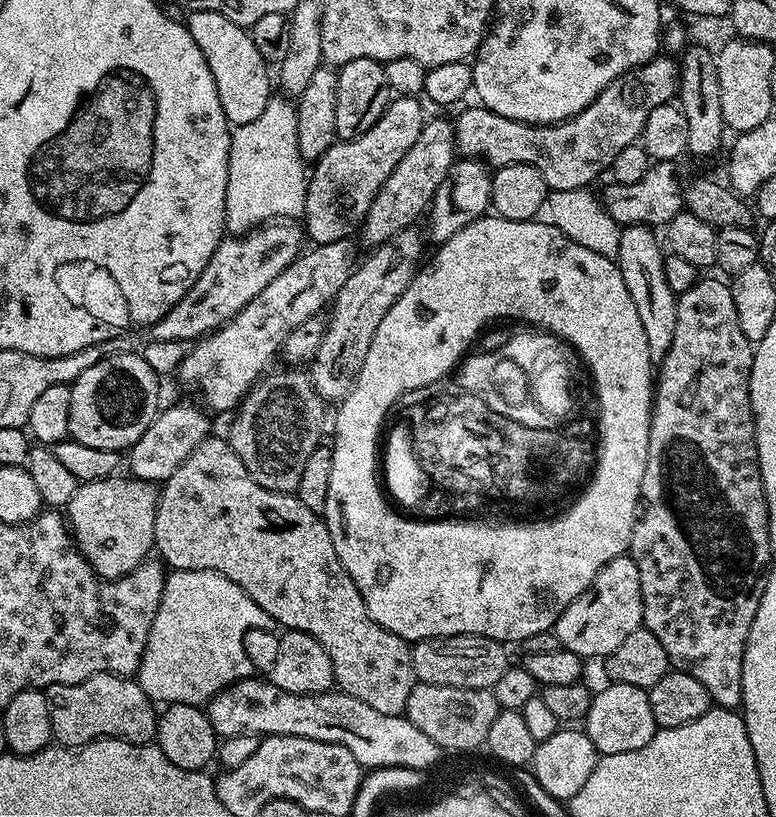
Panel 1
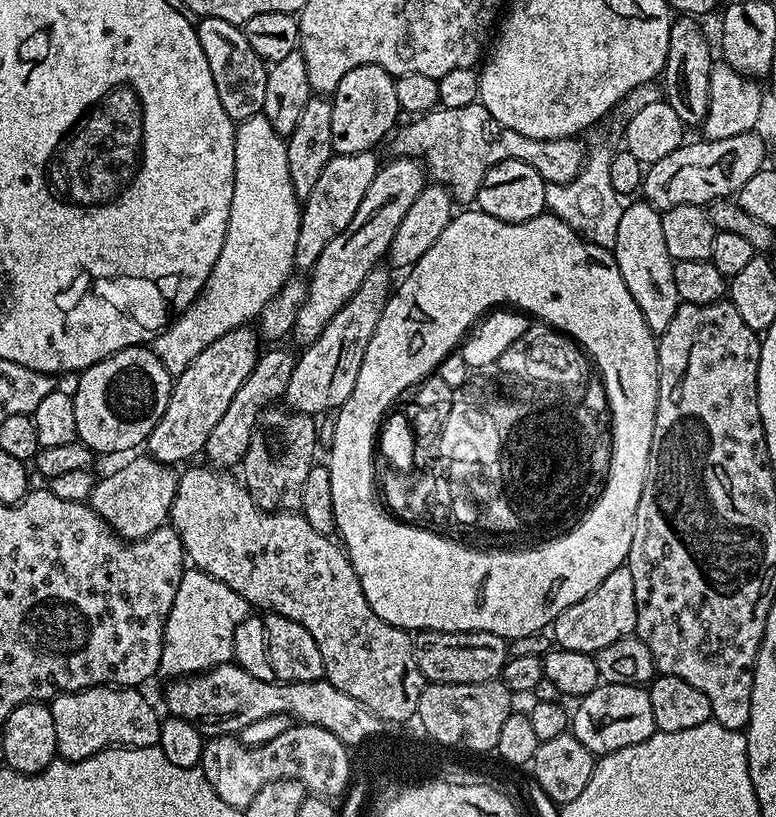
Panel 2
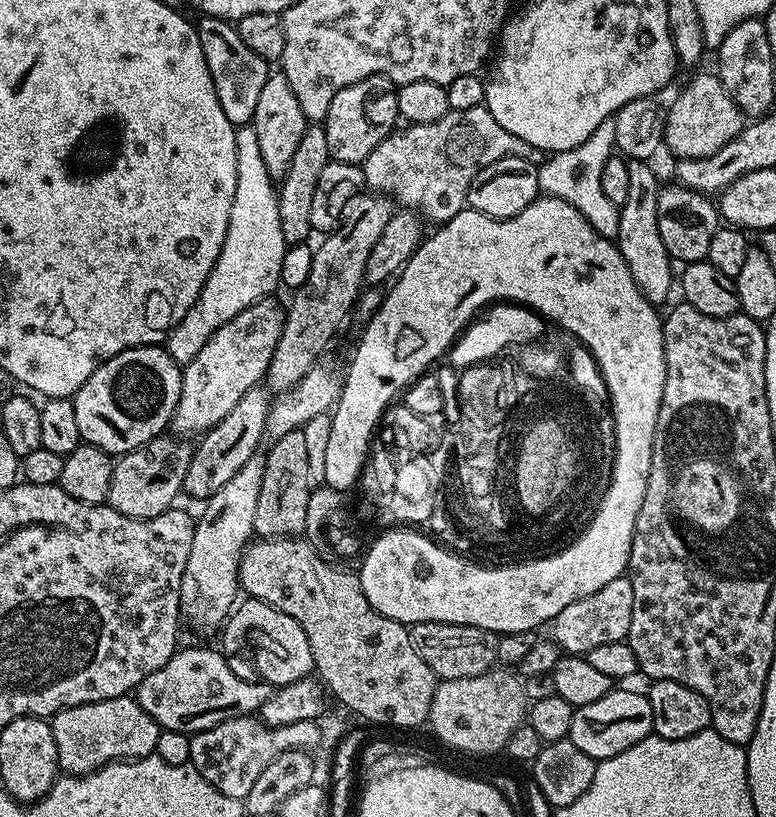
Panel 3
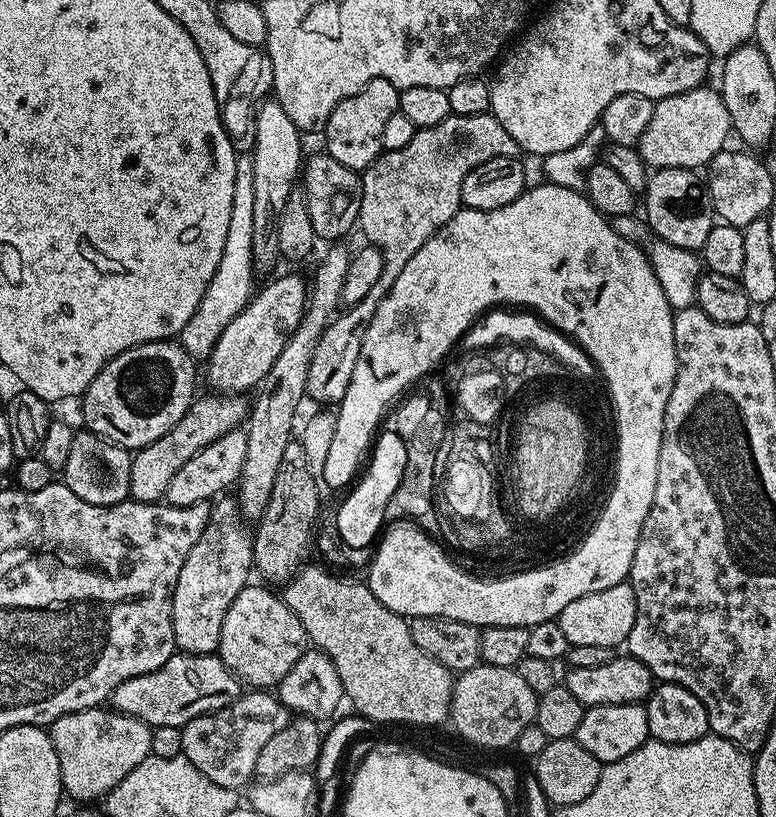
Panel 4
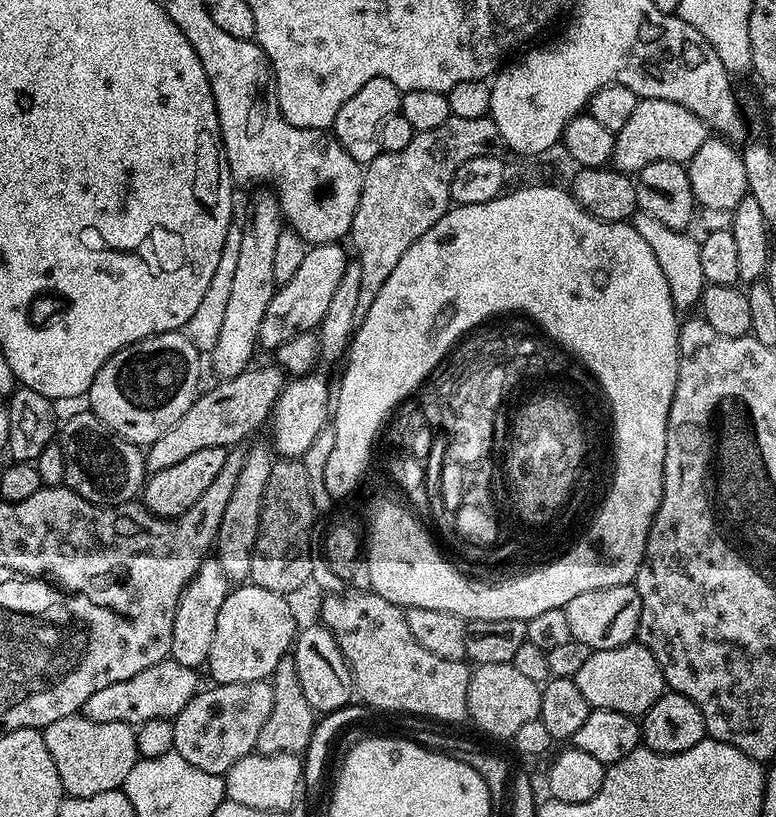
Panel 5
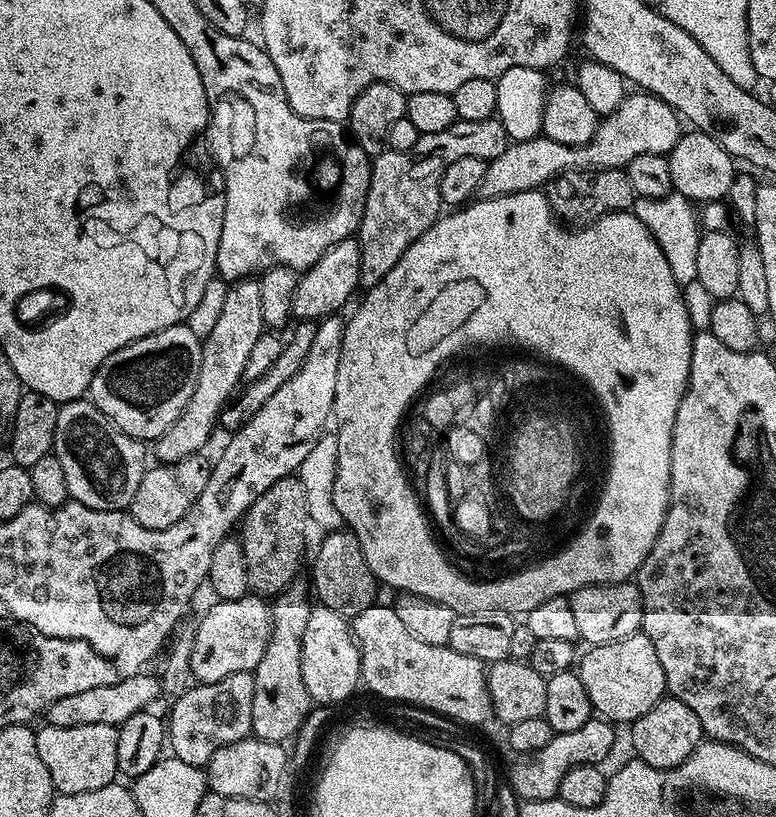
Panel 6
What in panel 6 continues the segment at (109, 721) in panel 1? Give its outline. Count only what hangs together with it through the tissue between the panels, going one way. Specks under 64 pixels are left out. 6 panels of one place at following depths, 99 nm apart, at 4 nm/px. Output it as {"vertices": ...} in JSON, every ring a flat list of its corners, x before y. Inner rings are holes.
{"vertices":[[45,723,44,728,35,729,38,755,50,773,50,782,59,795,90,794,90,790,102,790,102,786,110,786,118,776,118,727,106,726,54,726]]}

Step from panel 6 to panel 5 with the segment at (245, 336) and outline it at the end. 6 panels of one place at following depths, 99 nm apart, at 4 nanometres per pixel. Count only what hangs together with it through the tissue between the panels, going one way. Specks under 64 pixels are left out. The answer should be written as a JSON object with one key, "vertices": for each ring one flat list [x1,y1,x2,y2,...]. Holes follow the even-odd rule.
{"vertices":[[260,190,252,200,252,213,249,214,249,224,242,227,242,243,238,245,238,267,234,269,234,286,230,286,230,302,226,302,226,322,222,322,222,334,218,342,214,342,214,350,210,354,212,368,220,380,228,380,246,371,253,363,252,355,258,352,260,338,260,323,266,306,270,306,270,298,276,293,277,283,274,278,274,249,278,243,278,234,282,230,280,203,275,195,268,190]]}

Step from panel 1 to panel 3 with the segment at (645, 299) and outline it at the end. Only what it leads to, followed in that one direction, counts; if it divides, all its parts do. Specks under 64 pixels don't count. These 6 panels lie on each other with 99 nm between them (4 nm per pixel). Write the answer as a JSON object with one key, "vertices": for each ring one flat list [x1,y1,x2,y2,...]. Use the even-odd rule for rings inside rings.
{"vertices":[[628,160,630,194,628,203,620,208,620,229,614,243,620,249,640,293,652,304,660,306,663,305,663,300,674,292,674,261,666,246,662,246,662,234,658,234,658,194,662,181,656,177,652,166,646,160]]}

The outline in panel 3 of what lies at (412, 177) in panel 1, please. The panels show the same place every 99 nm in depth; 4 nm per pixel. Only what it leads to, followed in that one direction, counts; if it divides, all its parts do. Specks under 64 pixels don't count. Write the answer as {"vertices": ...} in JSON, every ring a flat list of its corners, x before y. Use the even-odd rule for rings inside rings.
{"vertices":[[361,194,356,197,340,227,321,239,324,241,317,246,300,289,292,296,292,305,287,305,282,334,268,367,266,388,269,393,288,392,298,382,302,382,302,378,306,378,309,370,327,353,324,351,328,343,335,338,348,312,350,316,360,299,366,284,366,258,370,258,370,250,374,250,374,242,378,242,382,230,386,230,393,211,394,201,391,196]]}

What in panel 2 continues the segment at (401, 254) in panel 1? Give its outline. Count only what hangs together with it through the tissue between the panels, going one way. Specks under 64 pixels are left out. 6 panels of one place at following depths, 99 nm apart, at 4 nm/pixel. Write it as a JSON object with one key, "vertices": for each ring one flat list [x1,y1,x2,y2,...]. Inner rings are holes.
{"vertices":[[378,266,368,275,366,282,358,286,354,298,350,298,334,318,330,318,326,330,322,330,322,334,318,334,318,338,301,351,304,353,299,353,294,374,290,374,290,382,283,395,291,411,331,413,339,410,346,398,350,398,354,382,358,382,358,370,362,370,362,358,366,358,366,346,370,346,370,338,374,338,374,326,378,326,378,318,382,318,389,295,388,276,383,267]]}

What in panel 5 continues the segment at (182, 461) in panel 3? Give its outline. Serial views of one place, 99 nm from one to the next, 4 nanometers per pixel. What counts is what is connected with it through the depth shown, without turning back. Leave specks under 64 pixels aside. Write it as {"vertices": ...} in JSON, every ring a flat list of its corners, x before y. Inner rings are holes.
{"vertices":[[269,362,265,368,250,366,242,374,220,380,207,392,201,391,196,401,178,418,178,422,162,438,158,438,146,448,146,468,149,473,166,470,182,458,190,458,197,450,203,448,231,449,240,446,247,436,252,436,260,427,269,423,272,408,284,389,286,373,283,368]]}

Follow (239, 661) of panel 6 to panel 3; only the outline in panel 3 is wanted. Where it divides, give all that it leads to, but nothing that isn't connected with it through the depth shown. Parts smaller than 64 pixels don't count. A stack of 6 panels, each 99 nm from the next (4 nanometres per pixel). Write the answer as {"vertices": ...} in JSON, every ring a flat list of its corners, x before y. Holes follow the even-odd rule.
{"vertices":[[244,598,235,605,222,628,224,634,223,651,233,654,248,644,248,636,252,639,252,660,256,663,255,675,269,686,281,688,290,682,307,680,313,675,314,665,310,642,306,642,306,634,290,614,282,614,274,606,261,600]]}

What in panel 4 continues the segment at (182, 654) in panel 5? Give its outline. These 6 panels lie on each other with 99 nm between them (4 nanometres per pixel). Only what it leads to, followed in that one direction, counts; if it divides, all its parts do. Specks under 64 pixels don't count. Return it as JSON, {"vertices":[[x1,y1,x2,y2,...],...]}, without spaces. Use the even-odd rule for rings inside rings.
{"vertices":[[222,496,212,504,210,518,203,528,201,537,190,548,190,552,182,564,172,595,171,622,173,623,175,644,180,652,204,656,213,655,219,649,225,612,241,590,247,587,248,576,252,574,254,568,252,536,249,529,247,532,245,527,247,525,240,514,239,503,233,497]]}

